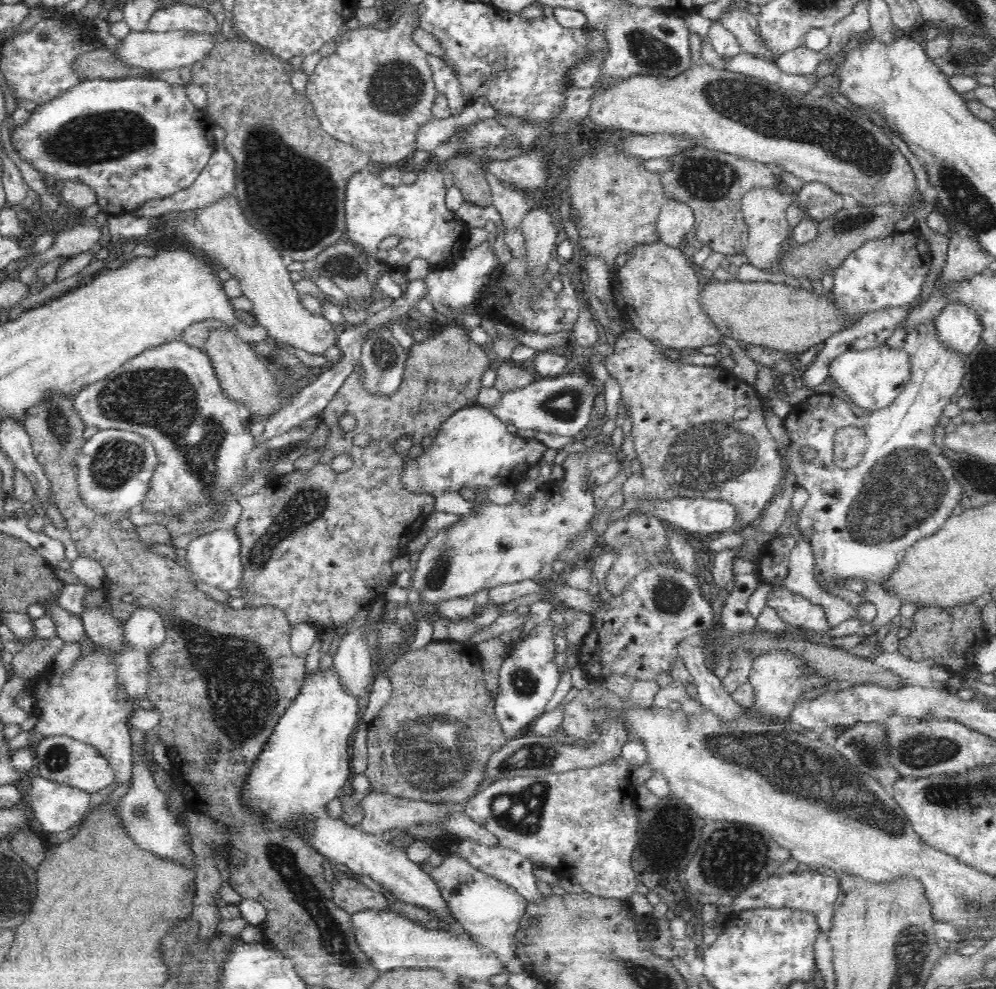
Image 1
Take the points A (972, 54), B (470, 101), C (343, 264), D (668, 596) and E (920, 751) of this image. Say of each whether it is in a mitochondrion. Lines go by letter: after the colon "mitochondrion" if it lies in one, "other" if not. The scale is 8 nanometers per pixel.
A: mitochondrion
B: other
C: mitochondrion
D: mitochondrion
E: mitochondrion

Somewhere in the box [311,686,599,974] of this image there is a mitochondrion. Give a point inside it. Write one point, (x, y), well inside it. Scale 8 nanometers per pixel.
(426, 757)

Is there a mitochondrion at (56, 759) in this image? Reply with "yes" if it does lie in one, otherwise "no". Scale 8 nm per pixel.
yes

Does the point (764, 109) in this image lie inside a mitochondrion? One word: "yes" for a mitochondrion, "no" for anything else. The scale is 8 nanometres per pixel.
yes

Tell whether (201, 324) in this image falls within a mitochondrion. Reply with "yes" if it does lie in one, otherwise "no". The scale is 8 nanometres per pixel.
no

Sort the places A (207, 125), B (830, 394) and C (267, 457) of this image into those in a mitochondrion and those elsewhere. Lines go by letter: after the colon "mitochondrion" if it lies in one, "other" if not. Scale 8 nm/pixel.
A: other
B: other
C: mitochondrion

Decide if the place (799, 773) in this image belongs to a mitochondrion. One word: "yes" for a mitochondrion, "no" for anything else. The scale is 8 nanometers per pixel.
yes

